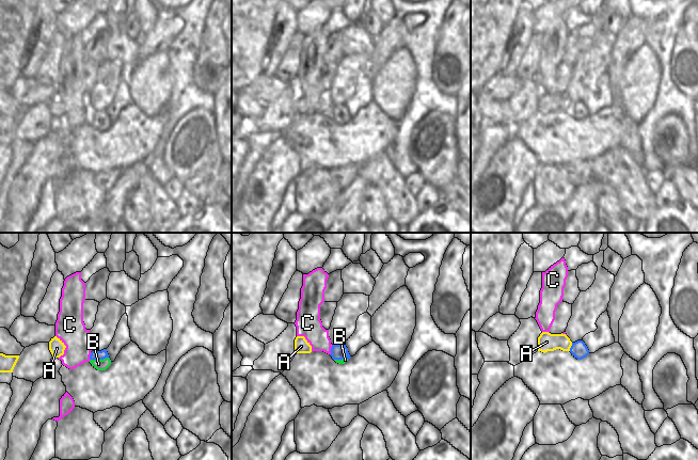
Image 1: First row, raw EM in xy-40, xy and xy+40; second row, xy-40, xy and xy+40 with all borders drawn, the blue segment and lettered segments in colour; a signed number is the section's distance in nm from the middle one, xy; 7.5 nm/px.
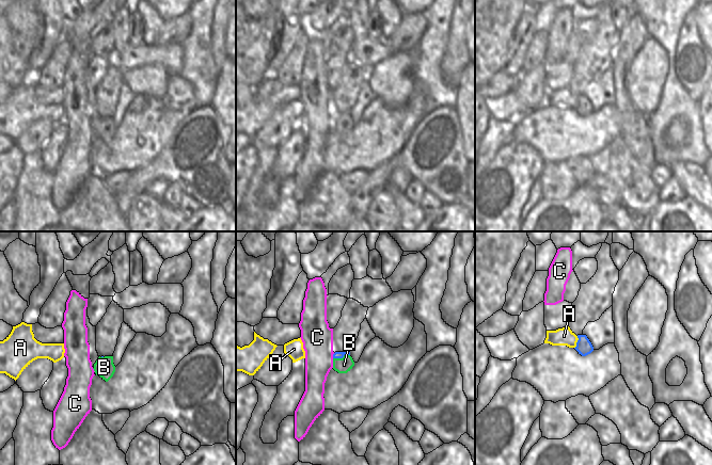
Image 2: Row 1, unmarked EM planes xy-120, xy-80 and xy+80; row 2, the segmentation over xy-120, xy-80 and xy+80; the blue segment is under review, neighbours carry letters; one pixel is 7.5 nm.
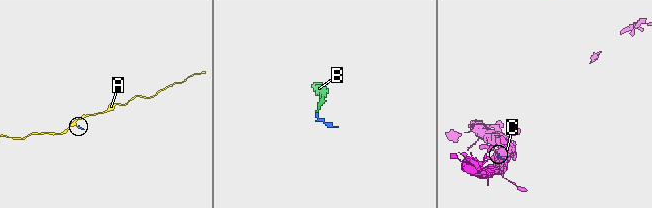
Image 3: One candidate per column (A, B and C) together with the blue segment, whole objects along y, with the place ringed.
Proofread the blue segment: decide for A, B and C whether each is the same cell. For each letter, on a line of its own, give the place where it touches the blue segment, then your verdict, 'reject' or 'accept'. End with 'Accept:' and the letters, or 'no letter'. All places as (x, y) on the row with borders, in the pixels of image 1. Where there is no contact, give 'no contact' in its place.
A: xy+40 (571, 347) | accept
B: xy-40 (99, 359) | reject
C: xy (331, 350) | reject
Accept: A

